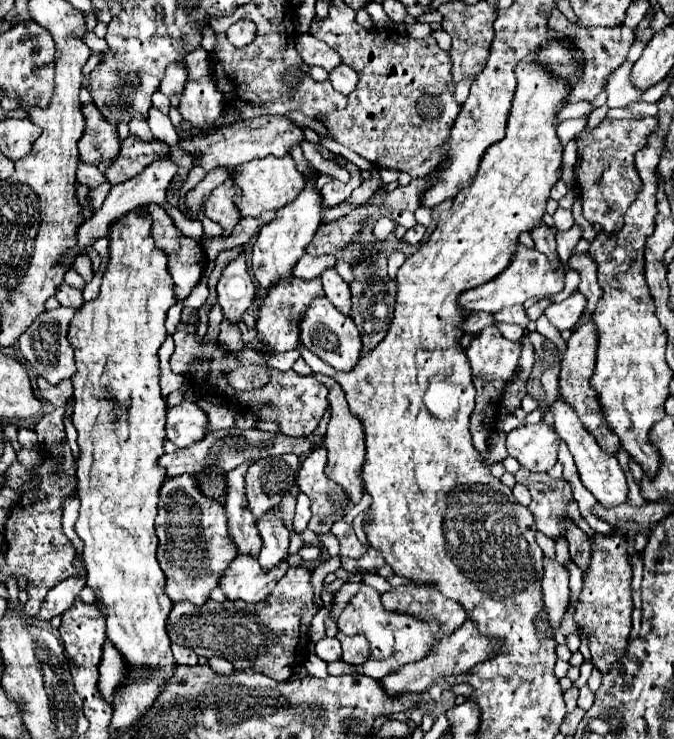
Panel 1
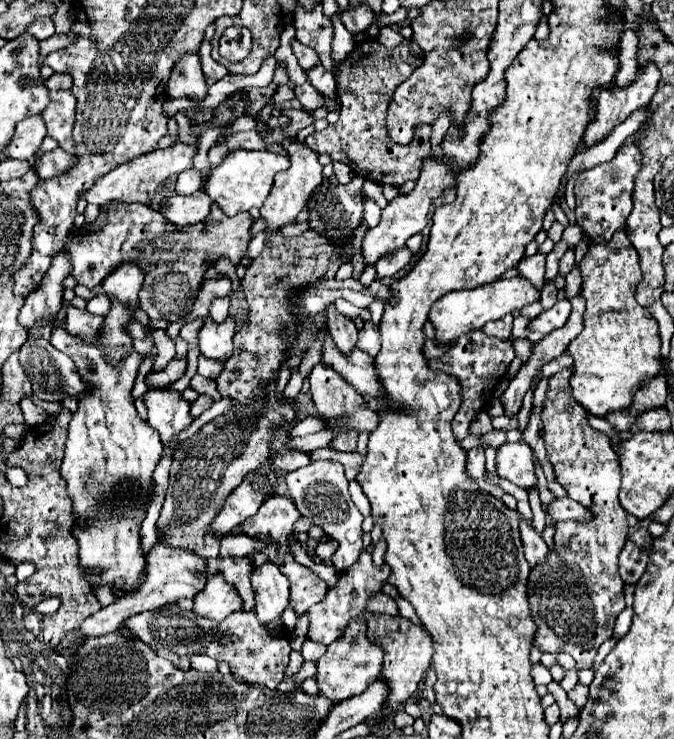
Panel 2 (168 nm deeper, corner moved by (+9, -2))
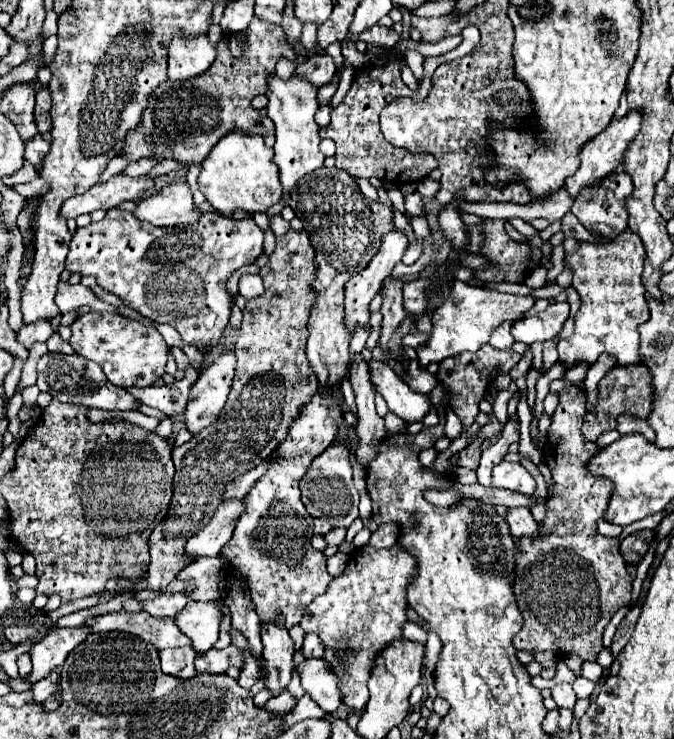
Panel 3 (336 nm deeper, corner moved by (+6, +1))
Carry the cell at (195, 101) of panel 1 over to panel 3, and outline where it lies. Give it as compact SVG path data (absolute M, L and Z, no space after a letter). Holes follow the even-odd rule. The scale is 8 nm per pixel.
M206 36L190 40L172 40L168 48L168 78L190 80L204 74L216 58L216 50Z

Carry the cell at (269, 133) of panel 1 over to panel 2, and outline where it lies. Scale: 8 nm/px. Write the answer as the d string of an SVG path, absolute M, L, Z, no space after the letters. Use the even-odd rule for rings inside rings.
M175 143L173 147L167 147L167 149L159 149L159 151L151 151L151 153L145 153L137 159L131 159L123 165L119 165L115 171L109 171L107 175L101 175L87 191L83 191L81 199L85 199L87 203L95 203L95 205L105 205L107 201L121 201L121 203L149 203L157 185L175 175L175 173L181 173L185 169L191 169L191 159L193 155L197 153L197 147L187 147L187 145L181 145L181 143Z

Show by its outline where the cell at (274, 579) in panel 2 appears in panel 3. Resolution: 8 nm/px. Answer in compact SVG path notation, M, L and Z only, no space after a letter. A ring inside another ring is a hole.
M276 612L272 620L262 622L262 642L264 642L264 660L268 668L266 688L270 688L274 696L278 696L290 682L290 674L294 668L292 666L294 642L282 620L282 612Z

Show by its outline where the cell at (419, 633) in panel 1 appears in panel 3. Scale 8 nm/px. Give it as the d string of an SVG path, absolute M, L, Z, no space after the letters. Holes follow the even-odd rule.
M308 658L298 666L302 688L312 696L312 700L328 714L336 712L342 704L340 678L332 666L322 658Z

